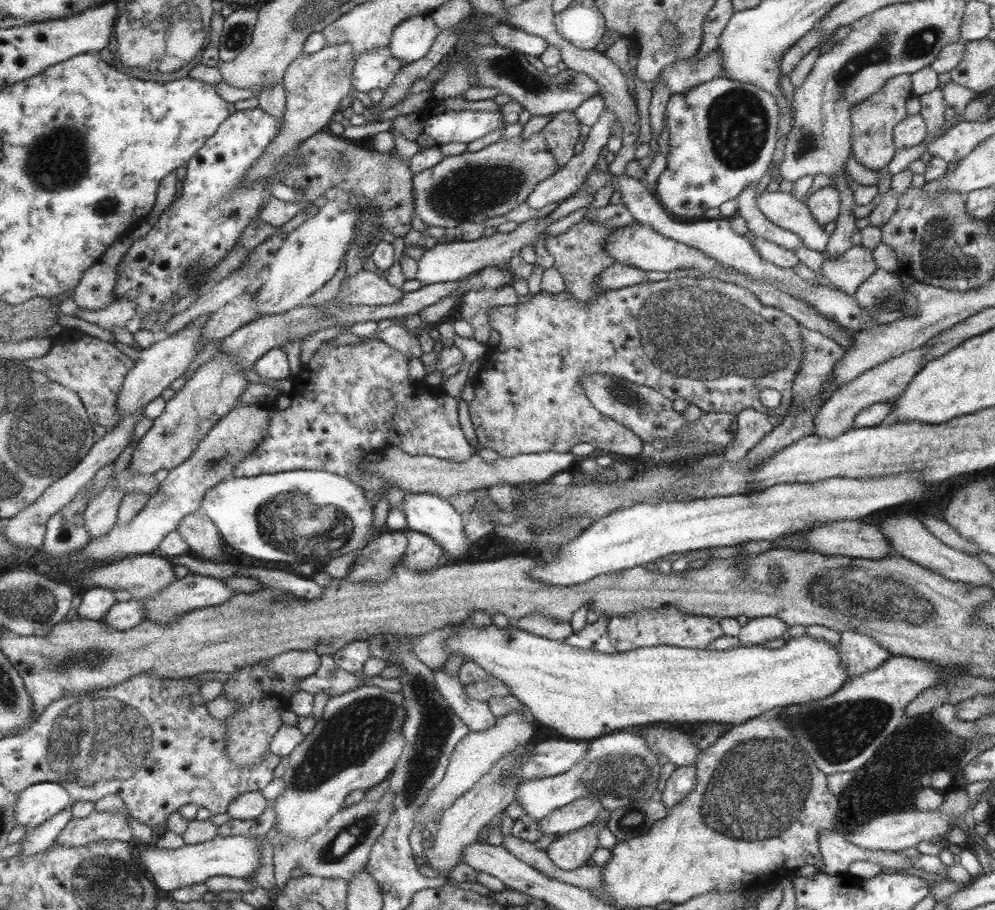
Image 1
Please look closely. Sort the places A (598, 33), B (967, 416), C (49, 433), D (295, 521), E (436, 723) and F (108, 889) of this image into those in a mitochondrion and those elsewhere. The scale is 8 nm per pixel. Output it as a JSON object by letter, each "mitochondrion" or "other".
{"A":"other","B":"other","C":"mitochondrion","D":"mitochondrion","E":"mitochondrion","F":"mitochondrion"}

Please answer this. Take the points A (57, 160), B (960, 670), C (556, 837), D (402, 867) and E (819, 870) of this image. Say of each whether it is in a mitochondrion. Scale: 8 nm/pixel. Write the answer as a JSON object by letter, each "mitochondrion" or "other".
{"A":"mitochondrion","B":"other","C":"other","D":"other","E":"other"}

